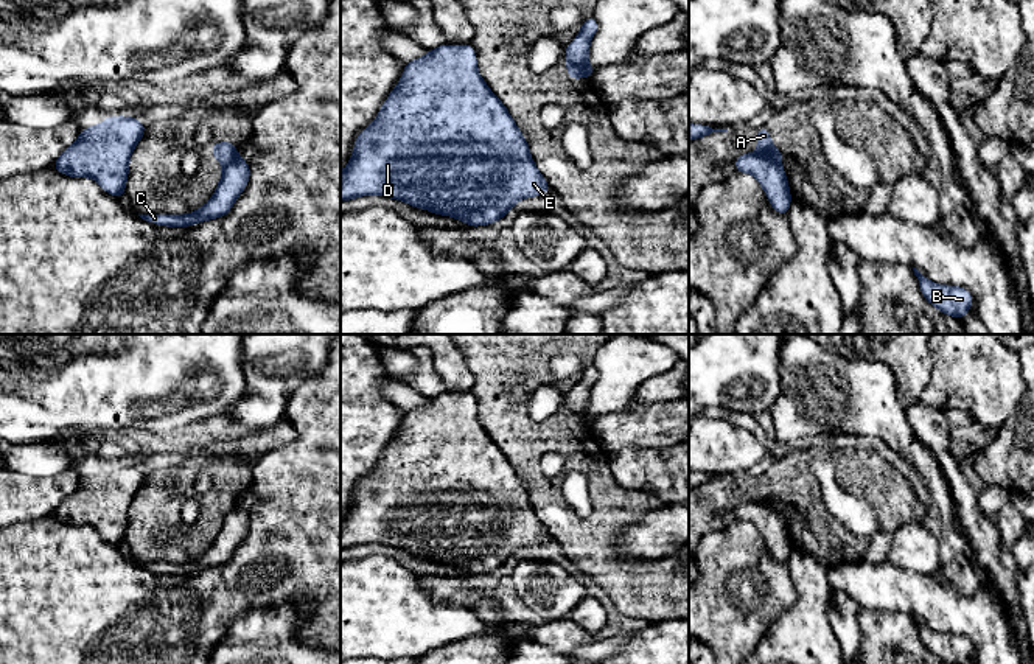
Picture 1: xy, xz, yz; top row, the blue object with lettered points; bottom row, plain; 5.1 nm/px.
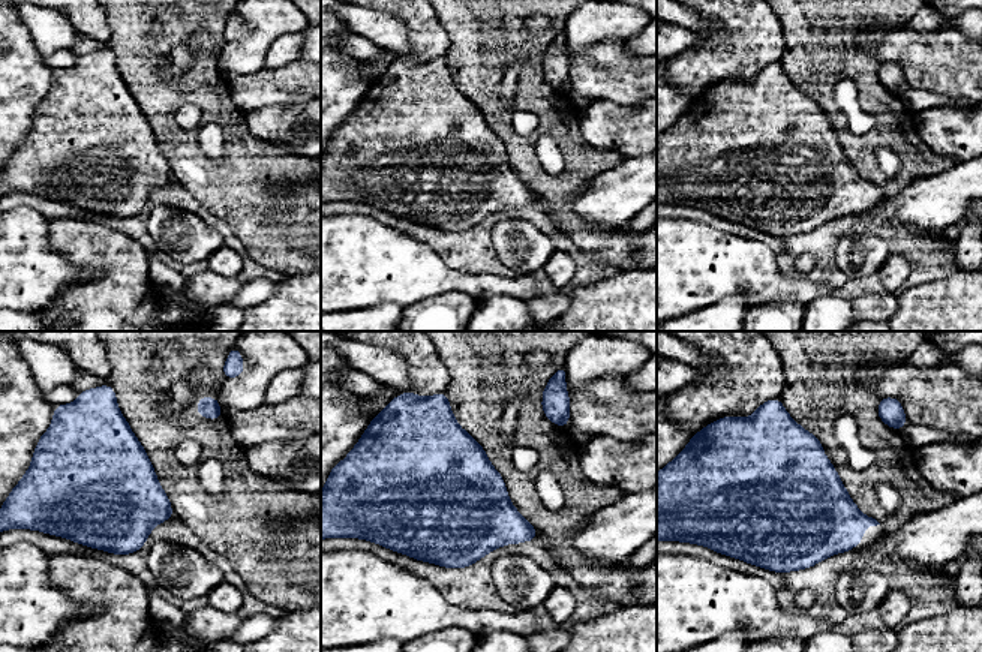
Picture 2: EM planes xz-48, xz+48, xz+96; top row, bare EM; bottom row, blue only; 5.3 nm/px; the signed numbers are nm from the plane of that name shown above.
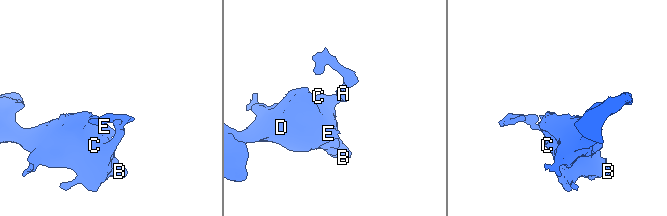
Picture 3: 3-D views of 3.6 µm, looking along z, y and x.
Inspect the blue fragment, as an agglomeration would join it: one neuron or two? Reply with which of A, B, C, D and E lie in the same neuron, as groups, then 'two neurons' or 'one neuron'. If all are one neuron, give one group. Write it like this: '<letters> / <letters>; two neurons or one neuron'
A / B C D E; two neurons

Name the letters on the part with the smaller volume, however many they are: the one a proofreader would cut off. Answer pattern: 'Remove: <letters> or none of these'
Remove: A

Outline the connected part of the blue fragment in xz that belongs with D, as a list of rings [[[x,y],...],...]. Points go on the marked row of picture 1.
[[[443,44],[429,50],[424,58],[404,64],[401,81],[389,93],[375,121],[358,134],[351,159],[341,173],[341,201],[379,194],[462,219],[470,227],[490,225],[516,207],[519,199],[550,191],[532,160],[526,137],[505,104],[480,78],[471,44]]]

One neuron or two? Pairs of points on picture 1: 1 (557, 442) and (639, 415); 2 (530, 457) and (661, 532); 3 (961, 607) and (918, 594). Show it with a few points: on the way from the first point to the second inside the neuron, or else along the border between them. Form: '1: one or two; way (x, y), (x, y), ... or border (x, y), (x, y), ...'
1: two; border (590, 428), (591, 437), (596, 442)
2: two; border (624, 526), (616, 555), (638, 560)
3: one; way (950, 607), (941, 607), (929, 597)

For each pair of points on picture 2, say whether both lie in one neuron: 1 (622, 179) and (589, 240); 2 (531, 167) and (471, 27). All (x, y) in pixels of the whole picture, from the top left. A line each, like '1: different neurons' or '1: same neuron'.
1: different neurons
2: same neuron

